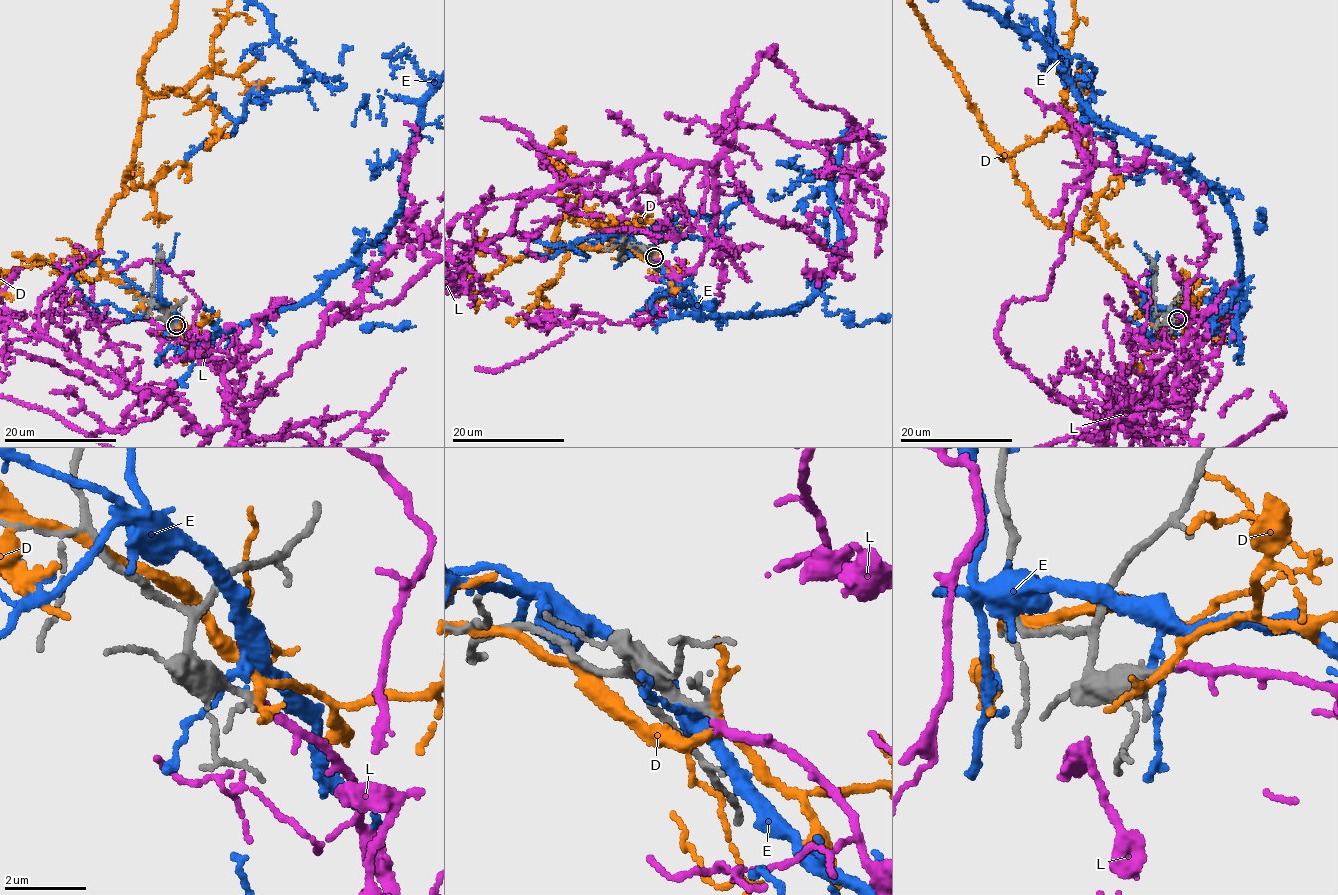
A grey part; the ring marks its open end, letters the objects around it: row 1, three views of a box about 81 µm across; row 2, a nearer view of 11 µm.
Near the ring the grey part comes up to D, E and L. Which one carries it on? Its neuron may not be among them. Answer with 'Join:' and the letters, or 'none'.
Join: L

